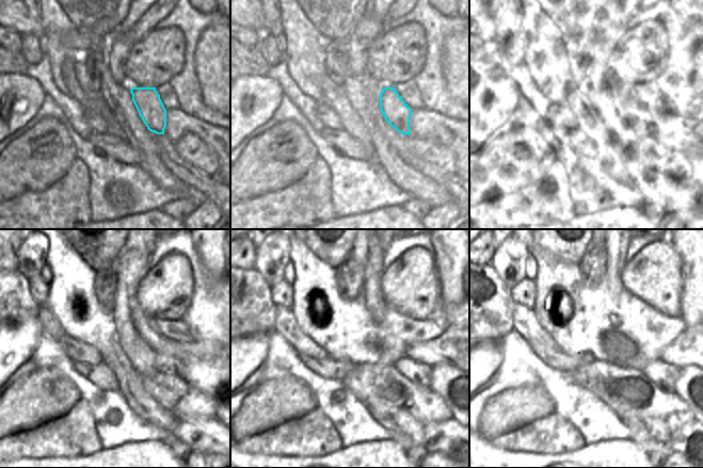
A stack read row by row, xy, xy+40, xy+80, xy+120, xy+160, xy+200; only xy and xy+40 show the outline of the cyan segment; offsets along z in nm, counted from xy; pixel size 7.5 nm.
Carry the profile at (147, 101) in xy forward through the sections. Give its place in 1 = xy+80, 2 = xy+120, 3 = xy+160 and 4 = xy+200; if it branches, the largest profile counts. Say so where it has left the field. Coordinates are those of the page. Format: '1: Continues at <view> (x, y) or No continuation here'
1: Continues at xy+80 (641, 114)
2: Continues at xy+120 (170, 356)
3: Continues at xy+160 (415, 366)
4: Continues at xy+200 (665, 375)

